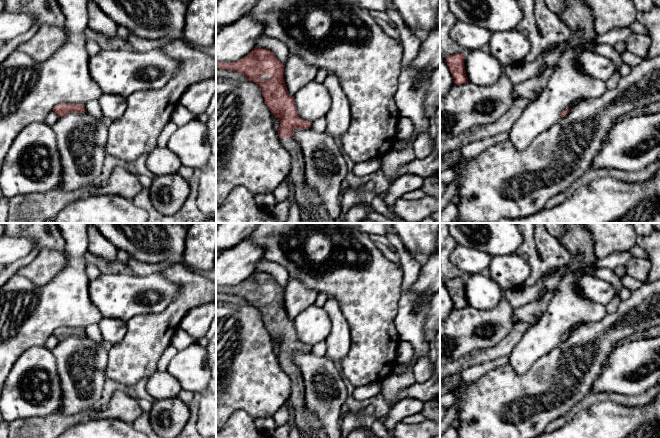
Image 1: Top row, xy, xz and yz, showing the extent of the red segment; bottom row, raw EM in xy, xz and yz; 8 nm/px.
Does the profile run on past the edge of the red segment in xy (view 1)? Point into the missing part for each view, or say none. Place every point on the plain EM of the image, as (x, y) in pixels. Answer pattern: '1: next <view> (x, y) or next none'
1: next none

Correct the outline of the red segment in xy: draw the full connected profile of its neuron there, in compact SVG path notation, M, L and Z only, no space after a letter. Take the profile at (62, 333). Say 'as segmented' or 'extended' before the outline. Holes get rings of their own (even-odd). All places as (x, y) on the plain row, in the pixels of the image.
as segmented; M61 327L53 332L53 335L58 339L58 341L63 341L69 337L82 337L85 336L85 330L81 328L69 328Z

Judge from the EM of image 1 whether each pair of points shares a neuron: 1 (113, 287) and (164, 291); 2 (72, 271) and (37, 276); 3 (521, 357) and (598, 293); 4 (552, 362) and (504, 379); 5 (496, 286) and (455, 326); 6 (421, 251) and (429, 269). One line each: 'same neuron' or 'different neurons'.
1: same neuron
2: different neurons
3: different neurons
4: same neuron
5: different neurons
6: different neurons

